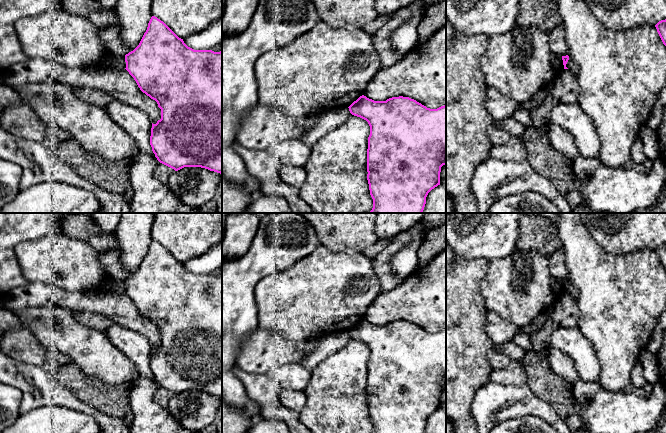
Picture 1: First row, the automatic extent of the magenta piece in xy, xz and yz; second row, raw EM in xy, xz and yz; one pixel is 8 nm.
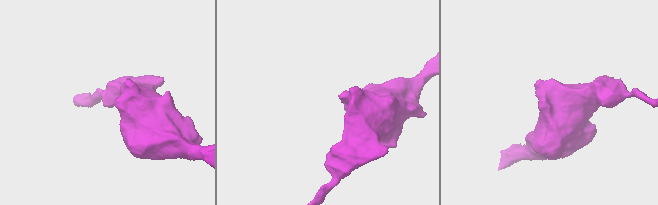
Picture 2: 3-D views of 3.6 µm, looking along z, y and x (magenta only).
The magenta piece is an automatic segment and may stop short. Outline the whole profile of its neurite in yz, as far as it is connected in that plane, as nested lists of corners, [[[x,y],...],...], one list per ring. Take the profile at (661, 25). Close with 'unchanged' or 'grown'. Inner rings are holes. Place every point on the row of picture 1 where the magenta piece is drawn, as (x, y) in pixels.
[[[666,19],[659,21],[655,25],[657,32],[663,42],[663,44],[666,46]]]; unchanged

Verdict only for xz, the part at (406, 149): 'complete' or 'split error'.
complete

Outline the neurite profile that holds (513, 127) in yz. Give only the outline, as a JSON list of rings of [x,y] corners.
[[[514,118],[505,119],[500,123],[500,127],[507,131],[511,136],[519,136],[521,137],[525,130],[525,125],[521,124]]]

